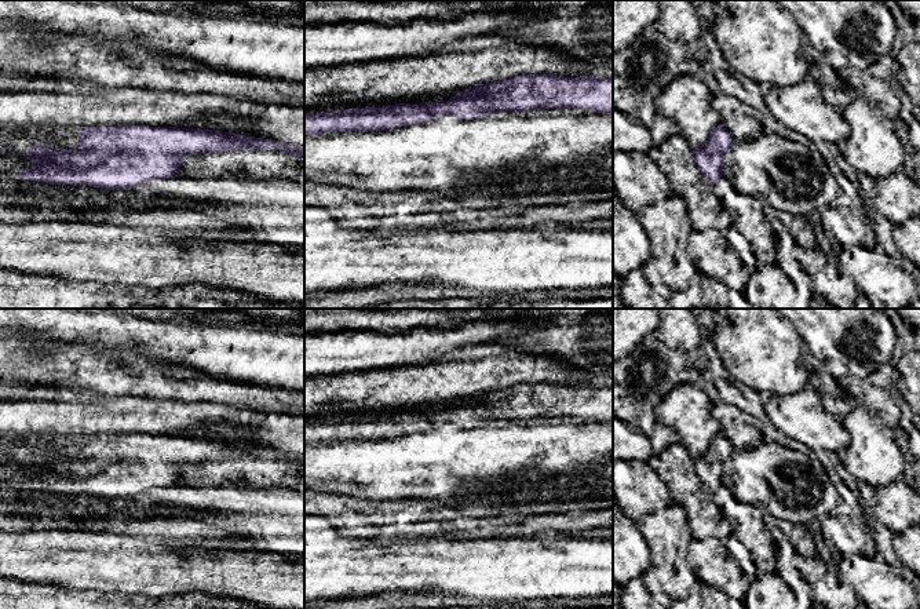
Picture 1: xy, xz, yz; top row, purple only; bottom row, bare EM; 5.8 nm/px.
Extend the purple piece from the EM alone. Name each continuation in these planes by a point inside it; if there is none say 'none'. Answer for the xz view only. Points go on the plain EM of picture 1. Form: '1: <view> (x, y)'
none

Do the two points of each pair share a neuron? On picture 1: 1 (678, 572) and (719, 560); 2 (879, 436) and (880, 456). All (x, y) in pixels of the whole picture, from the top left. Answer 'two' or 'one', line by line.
1: two
2: one

